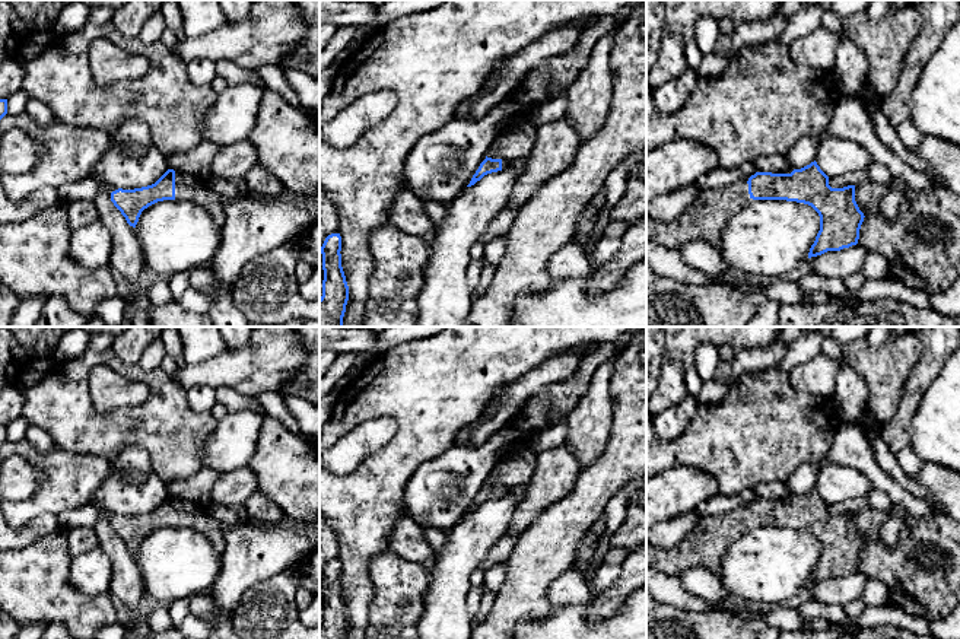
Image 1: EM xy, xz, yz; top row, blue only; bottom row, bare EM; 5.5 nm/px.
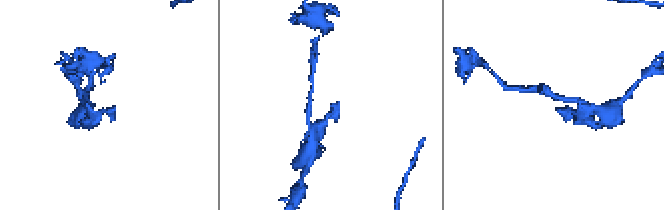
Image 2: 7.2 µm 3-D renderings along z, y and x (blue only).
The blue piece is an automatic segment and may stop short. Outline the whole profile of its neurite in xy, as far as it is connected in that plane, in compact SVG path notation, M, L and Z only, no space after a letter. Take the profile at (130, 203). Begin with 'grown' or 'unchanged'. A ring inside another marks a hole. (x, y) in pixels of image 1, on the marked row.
grown; M168 169L152 185L134 190L118 188L111 193L111 201L133 228L136 228L144 209L158 201L175 198L203 204L220 226L226 220L220 195L190 172Z

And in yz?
grown; M816 160L801 169L794 169L791 174L756 172L747 181L737 181L722 188L703 190L689 209L671 222L659 222L646 214L646 239L674 249L696 241L718 247L728 220L751 198L804 203L818 213L820 231L810 248L808 258L858 244L859 229L865 216L855 201L855 185L832 188L829 177Z

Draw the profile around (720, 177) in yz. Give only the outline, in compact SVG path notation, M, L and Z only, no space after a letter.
M746 162L732 169L718 166L702 175L693 185L700 191L709 188L722 188L737 181L748 181L748 178L756 172L759 172L757 168L750 162Z

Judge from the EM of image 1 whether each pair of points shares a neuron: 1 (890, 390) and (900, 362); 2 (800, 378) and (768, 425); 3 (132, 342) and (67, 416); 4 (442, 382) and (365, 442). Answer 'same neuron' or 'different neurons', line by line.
1: same neuron
2: different neurons
3: different neurons
4: different neurons

